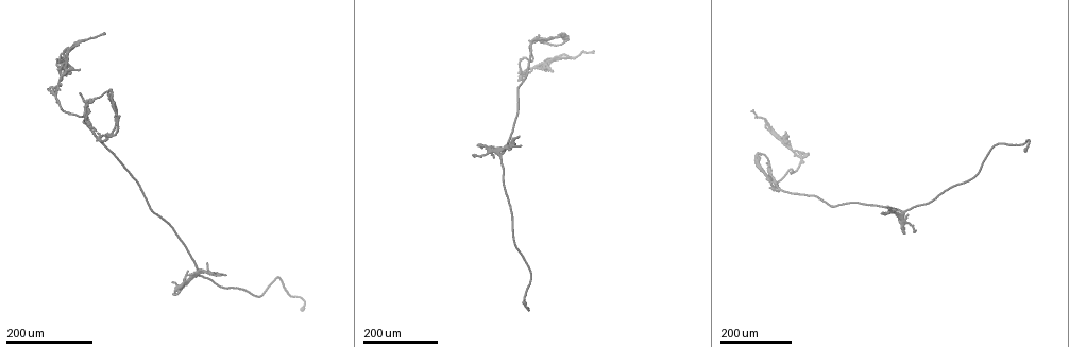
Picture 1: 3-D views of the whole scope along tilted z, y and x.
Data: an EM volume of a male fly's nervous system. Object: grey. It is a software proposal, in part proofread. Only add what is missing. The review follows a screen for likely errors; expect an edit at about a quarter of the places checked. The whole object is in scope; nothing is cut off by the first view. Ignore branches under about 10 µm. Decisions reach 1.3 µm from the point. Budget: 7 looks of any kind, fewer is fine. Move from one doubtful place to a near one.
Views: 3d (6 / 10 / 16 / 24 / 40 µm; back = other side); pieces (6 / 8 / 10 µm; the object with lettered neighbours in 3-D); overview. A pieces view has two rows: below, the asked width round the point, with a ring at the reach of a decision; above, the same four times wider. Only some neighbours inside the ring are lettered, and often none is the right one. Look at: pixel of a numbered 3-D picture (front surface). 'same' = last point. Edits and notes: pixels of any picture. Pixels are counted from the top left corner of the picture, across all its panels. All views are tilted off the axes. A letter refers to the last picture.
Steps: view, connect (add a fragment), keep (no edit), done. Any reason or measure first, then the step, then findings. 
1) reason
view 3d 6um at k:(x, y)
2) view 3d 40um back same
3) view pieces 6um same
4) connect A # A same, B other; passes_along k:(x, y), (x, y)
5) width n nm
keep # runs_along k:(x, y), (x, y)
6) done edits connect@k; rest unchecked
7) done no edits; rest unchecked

an open end
view 3d 24um at 1:(482, 143)

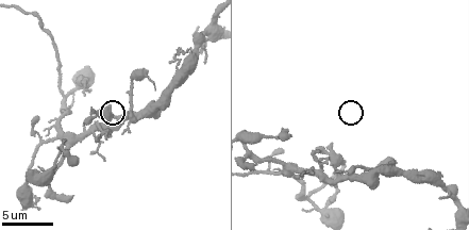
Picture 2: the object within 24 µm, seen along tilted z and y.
view pieces 10um at 2:(318, 150)

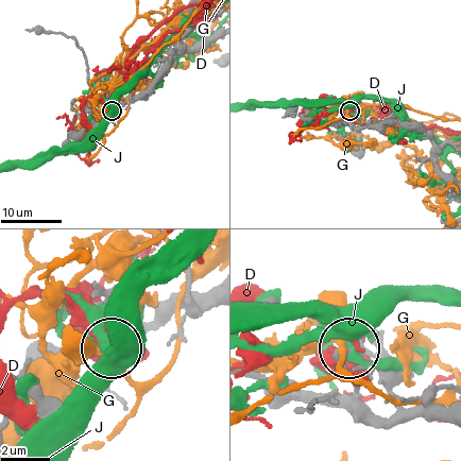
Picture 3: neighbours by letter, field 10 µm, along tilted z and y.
keep # D other, G other, J other; no lettered fragment goes on from it

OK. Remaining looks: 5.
branch stops here
view 3d 24um at 1:(496, 152)

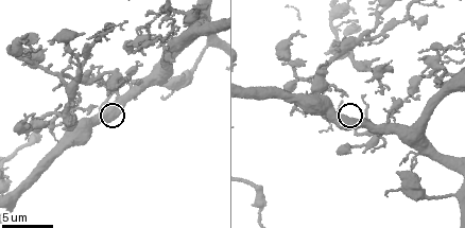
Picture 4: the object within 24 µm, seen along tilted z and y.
view pieces 6um at 4:(338, 152)

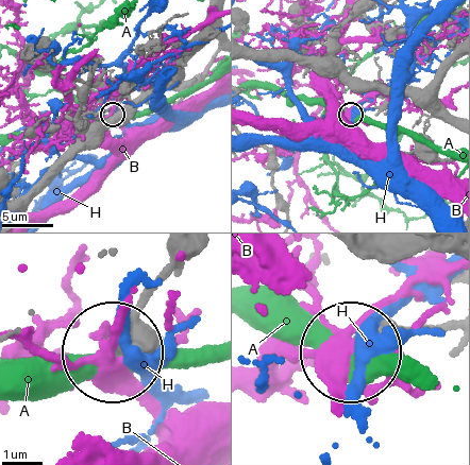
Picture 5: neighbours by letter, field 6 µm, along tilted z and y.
width 530 nm
keep # A other, B other, H other; runs_along 5:(446, 323), (351, 350); no lettered fragment goes on from it

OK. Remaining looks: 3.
thick end
view 3d 6um at 4:(424, 18)

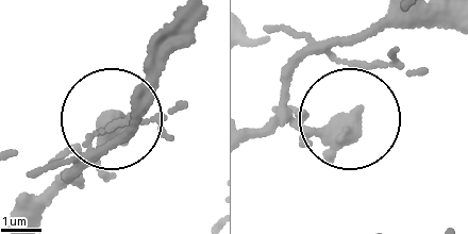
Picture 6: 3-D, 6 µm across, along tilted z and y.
view pieces 8um at 6:(357, 111)

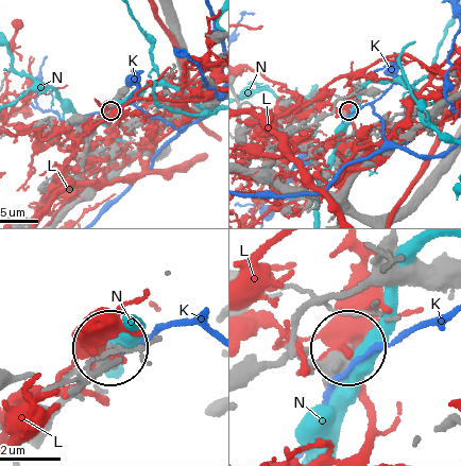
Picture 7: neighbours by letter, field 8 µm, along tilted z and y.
keep # K other, L other, N other; none of them fits

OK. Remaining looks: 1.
done no edits; rest unchecked

